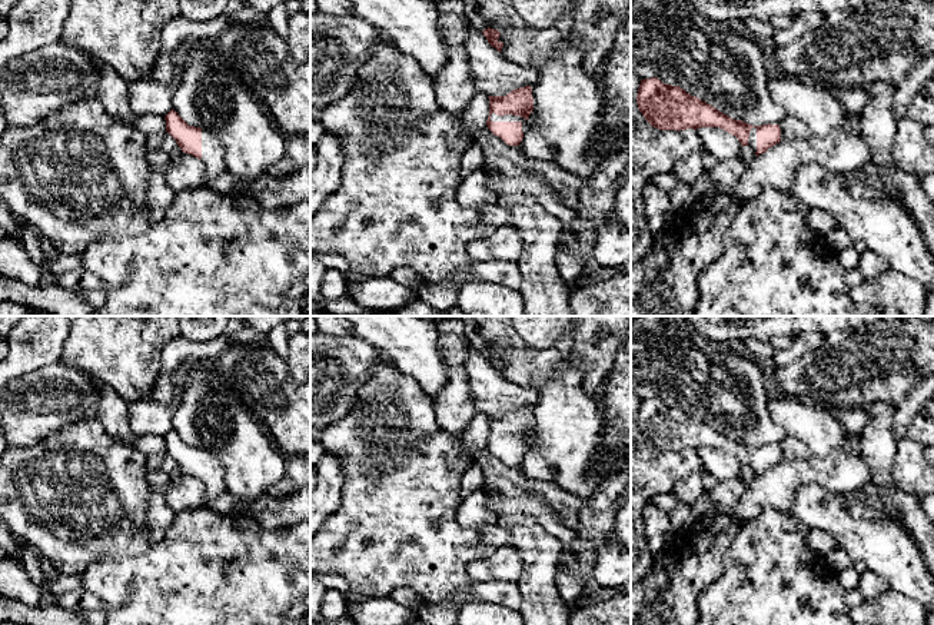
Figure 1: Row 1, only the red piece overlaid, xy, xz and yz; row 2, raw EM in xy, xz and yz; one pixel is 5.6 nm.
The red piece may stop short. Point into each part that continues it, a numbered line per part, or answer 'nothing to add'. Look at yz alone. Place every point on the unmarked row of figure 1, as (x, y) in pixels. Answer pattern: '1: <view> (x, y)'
1: yz (753, 455)

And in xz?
1: xz (508, 438)

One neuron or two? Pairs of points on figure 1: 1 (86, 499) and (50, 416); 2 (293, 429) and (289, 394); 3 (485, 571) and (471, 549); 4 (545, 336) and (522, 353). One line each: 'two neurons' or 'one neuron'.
1: two neurons
2: one neuron
3: two neurons
4: two neurons

